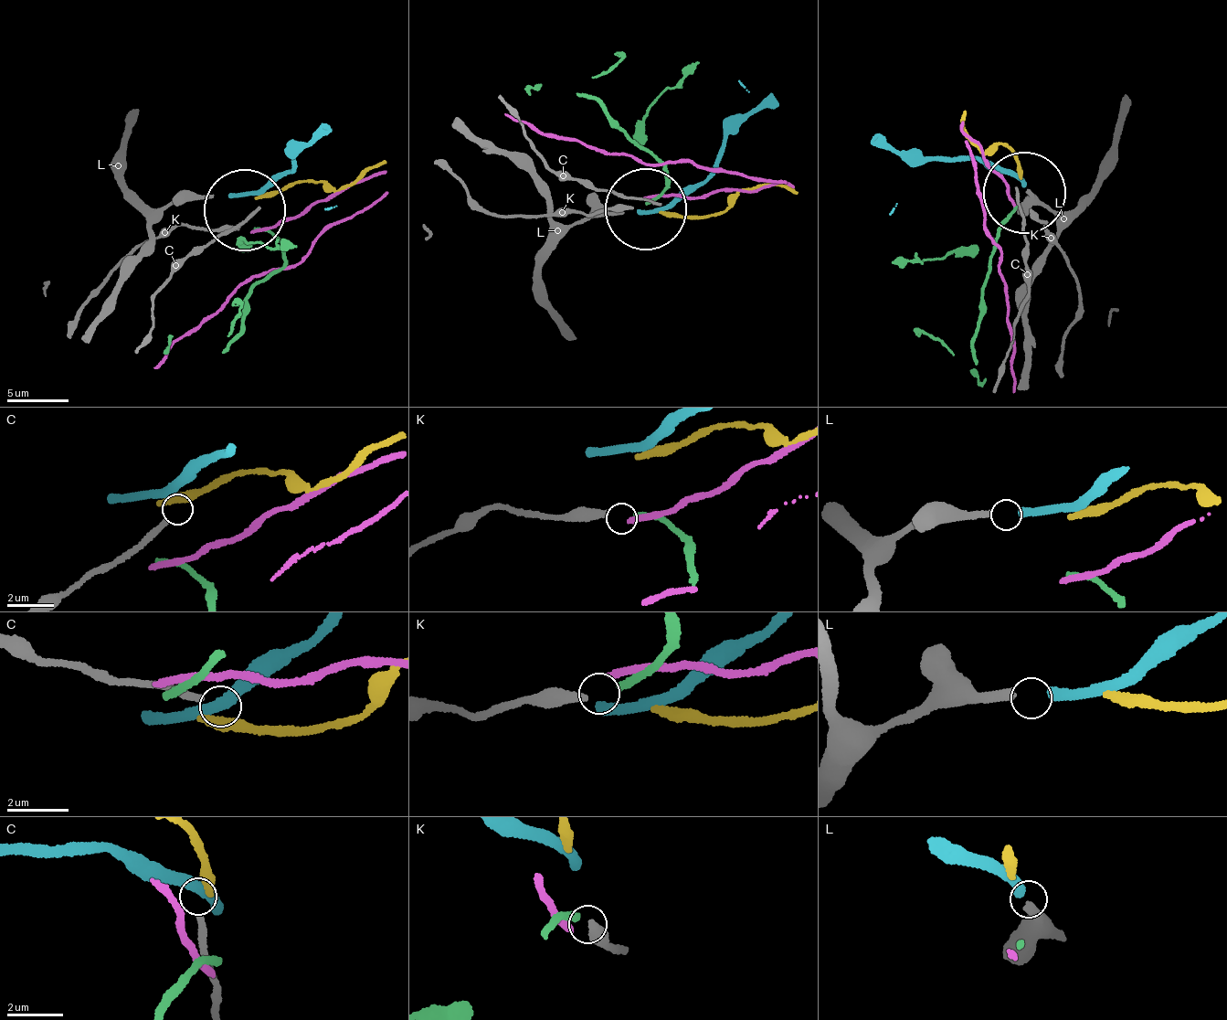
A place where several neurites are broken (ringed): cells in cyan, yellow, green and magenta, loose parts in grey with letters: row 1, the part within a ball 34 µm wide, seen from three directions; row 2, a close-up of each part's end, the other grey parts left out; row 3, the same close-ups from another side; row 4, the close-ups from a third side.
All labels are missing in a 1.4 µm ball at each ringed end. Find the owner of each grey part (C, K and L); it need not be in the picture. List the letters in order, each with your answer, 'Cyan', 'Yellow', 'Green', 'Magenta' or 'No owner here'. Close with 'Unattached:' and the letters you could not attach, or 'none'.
C: No owner here
K: Green
L: Cyan
Unattached: C

